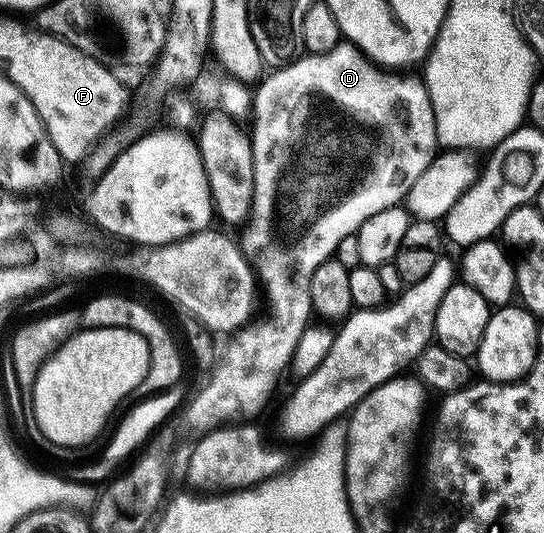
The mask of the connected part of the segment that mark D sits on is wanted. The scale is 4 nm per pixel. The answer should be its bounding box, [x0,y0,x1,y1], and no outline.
[190,43,440,431]

